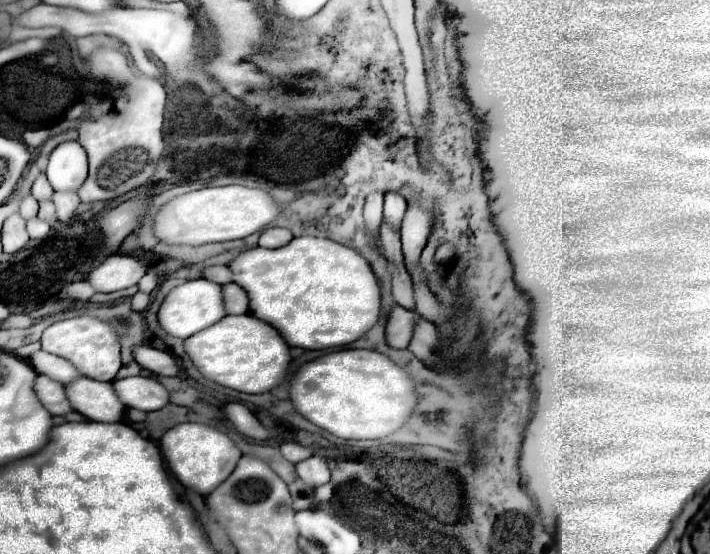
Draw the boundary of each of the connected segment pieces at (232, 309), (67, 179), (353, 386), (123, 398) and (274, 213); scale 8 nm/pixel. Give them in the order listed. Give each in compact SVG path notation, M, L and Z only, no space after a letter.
M224 284L222 294L224 294L226 314L246 314L248 312L248 296L244 294L240 286Z
M78 142L58 144L46 168L48 182L54 190L78 190L88 176L88 158Z
M336 350L302 364L290 380L294 410L344 440L376 440L406 424L418 396L412 378L376 350Z
M132 376L124 380L114 380L112 382L120 402L124 402L126 408L136 408L144 412L160 410L168 404L168 390L156 382L154 378L144 378L144 376Z
M246 186L202 188L166 202L152 220L152 230L158 242L174 246L202 246L210 242L228 242L246 238L280 216L280 206L266 190Z

